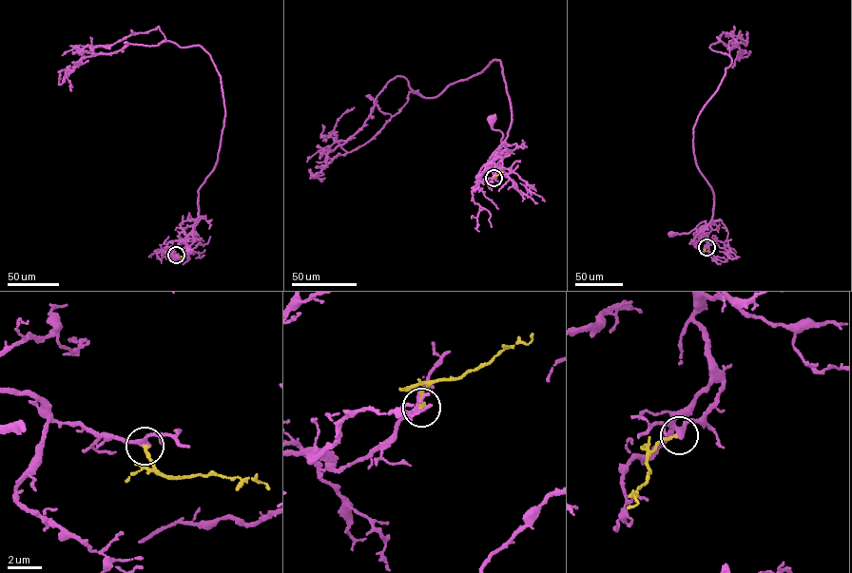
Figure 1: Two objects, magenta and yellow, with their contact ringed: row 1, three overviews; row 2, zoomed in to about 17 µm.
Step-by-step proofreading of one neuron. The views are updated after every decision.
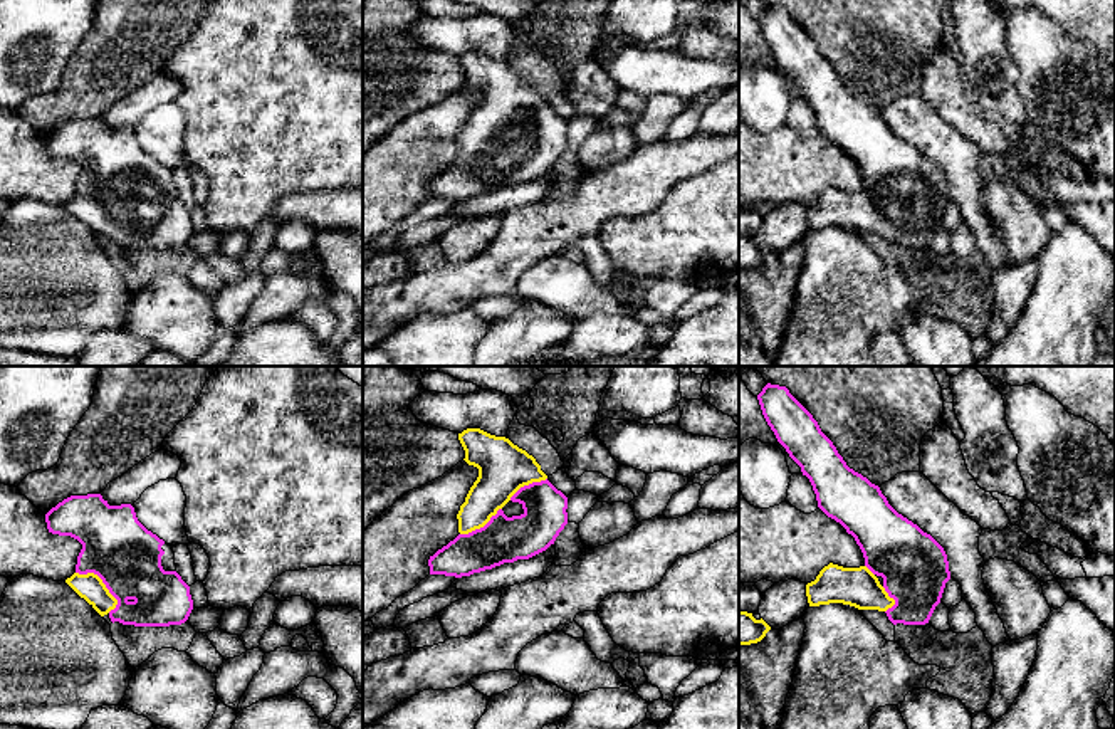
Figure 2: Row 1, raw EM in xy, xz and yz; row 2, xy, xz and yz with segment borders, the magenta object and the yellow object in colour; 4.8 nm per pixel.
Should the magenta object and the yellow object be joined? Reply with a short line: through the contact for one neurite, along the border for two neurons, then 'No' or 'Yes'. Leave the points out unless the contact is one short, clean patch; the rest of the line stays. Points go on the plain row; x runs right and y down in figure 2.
Yes

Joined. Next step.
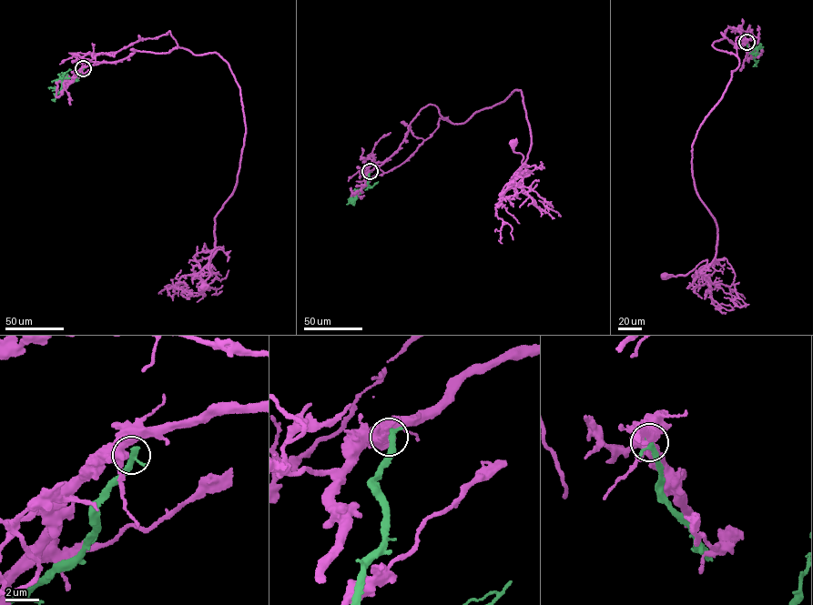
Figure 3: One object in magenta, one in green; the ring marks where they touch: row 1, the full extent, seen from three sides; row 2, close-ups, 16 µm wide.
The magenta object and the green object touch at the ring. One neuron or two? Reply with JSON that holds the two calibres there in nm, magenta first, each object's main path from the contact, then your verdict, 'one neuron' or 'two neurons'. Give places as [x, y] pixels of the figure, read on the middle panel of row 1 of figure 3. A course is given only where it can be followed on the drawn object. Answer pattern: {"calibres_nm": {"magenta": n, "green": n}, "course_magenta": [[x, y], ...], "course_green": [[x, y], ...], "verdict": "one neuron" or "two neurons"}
{"calibres_nm": {"magenta": 460, "green": 460}, "course_magenta": [[370, 172], [394, 155], [429, 105], [462, 123], [520, 90], [529, 174], [535, 165], [522, 165], [513, 143]], "course_green": [[370, 172], [366, 186], [355, 194], [355, 191], [354, 203], [351, 204]], "verdict": "two neurons"}

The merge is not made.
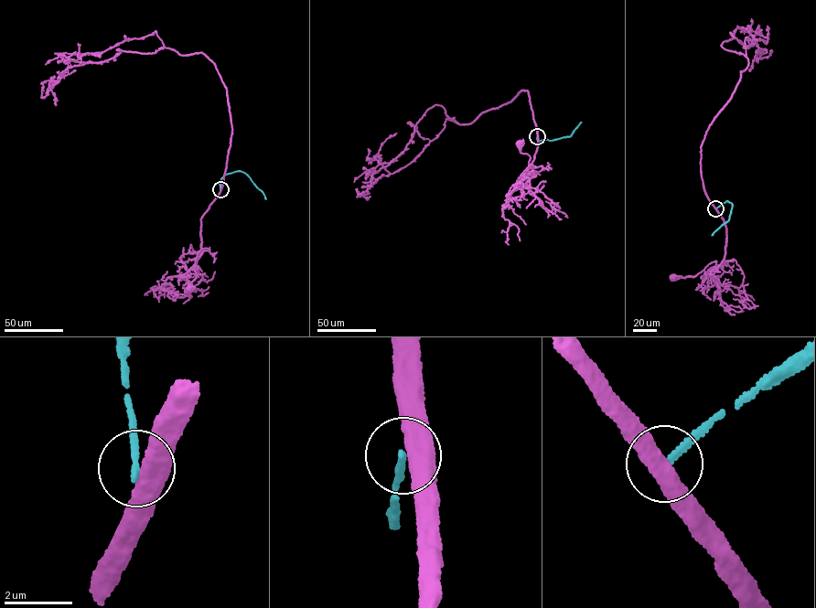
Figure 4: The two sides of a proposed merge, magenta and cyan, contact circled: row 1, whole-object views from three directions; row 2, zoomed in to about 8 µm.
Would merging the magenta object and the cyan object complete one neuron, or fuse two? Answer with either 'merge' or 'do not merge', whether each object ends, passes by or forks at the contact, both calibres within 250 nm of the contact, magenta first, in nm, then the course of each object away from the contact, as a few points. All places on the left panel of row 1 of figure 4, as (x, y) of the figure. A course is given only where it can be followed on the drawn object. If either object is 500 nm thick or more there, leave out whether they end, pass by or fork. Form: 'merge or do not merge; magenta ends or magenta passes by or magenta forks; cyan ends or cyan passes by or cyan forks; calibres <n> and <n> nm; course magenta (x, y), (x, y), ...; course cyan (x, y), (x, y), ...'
do not merge; calibres 500 and 240 nm; course magenta (220, 189), (201, 218), (201, 249), (209, 249), (199, 250), (195, 261), (198, 276), (189, 287); course cyan (220, 189), (222, 177), (241, 171), (250, 177), (266, 199)

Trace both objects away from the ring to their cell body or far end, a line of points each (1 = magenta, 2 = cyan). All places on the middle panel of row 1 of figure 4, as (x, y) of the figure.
1: (537, 136), (538, 144), (530, 165), (536, 175), (542, 165), (529, 165), (530, 156), (521, 152), (520, 144)
2: (537, 136), (539, 141), (569, 136), (581, 122)

